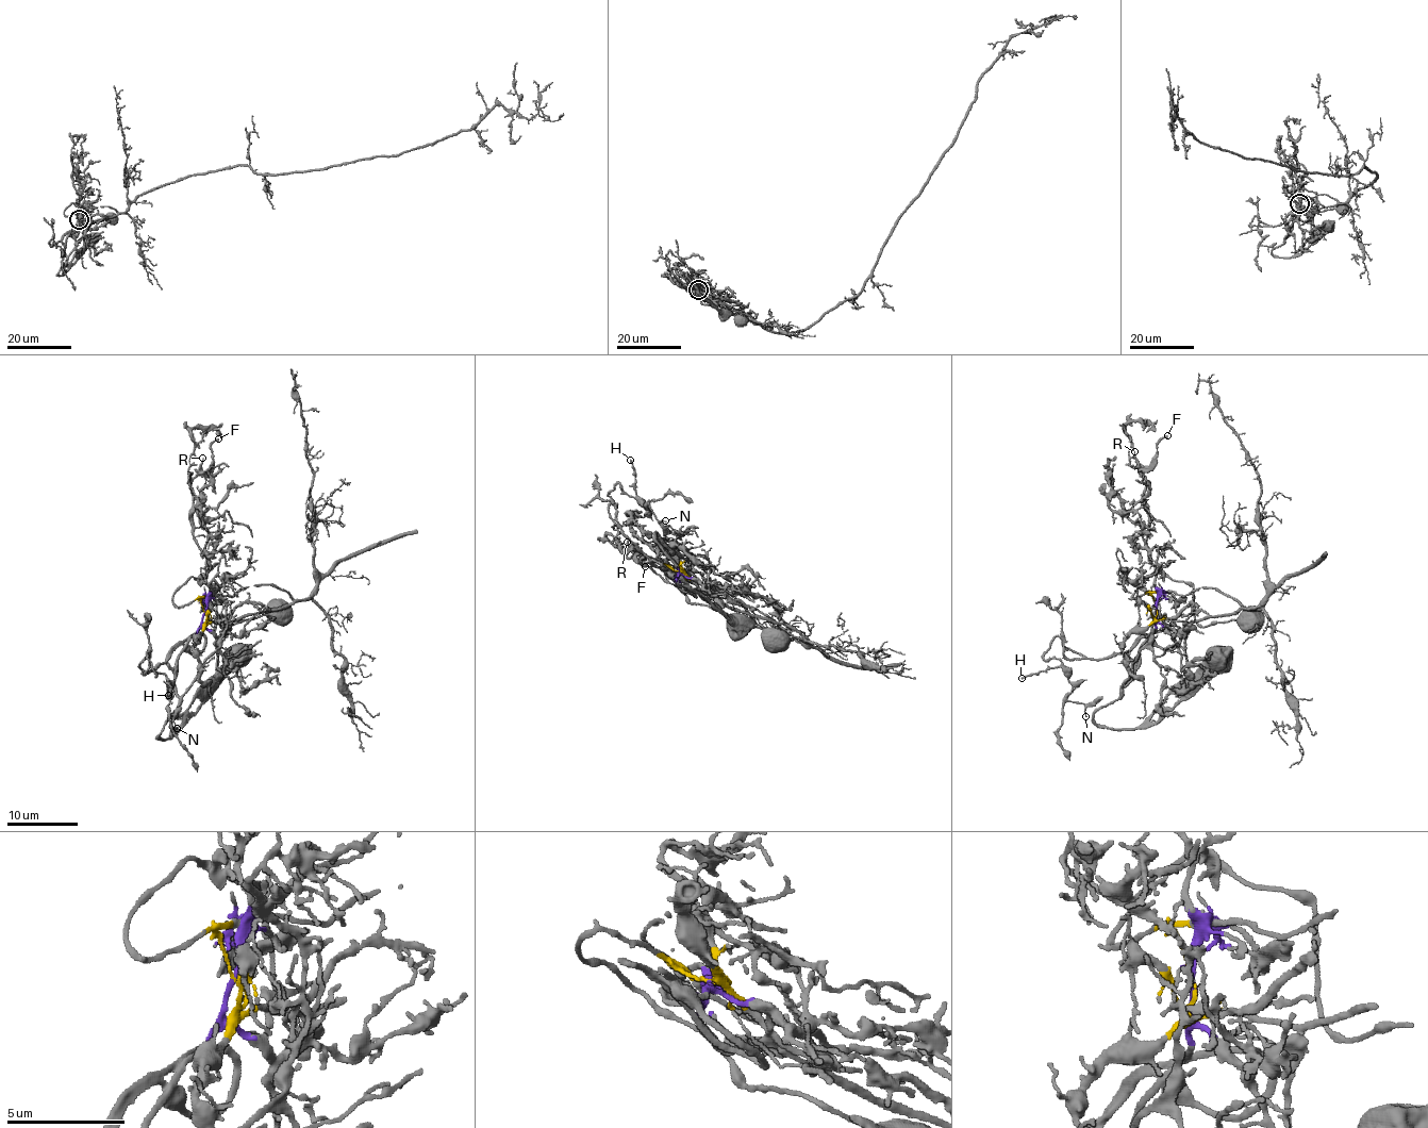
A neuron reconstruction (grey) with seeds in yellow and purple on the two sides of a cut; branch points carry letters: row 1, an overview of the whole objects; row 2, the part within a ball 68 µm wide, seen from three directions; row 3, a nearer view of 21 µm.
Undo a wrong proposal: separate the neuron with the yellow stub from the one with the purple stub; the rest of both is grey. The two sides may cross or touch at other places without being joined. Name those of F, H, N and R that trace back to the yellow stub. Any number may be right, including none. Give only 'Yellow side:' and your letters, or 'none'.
Yellow side: none

